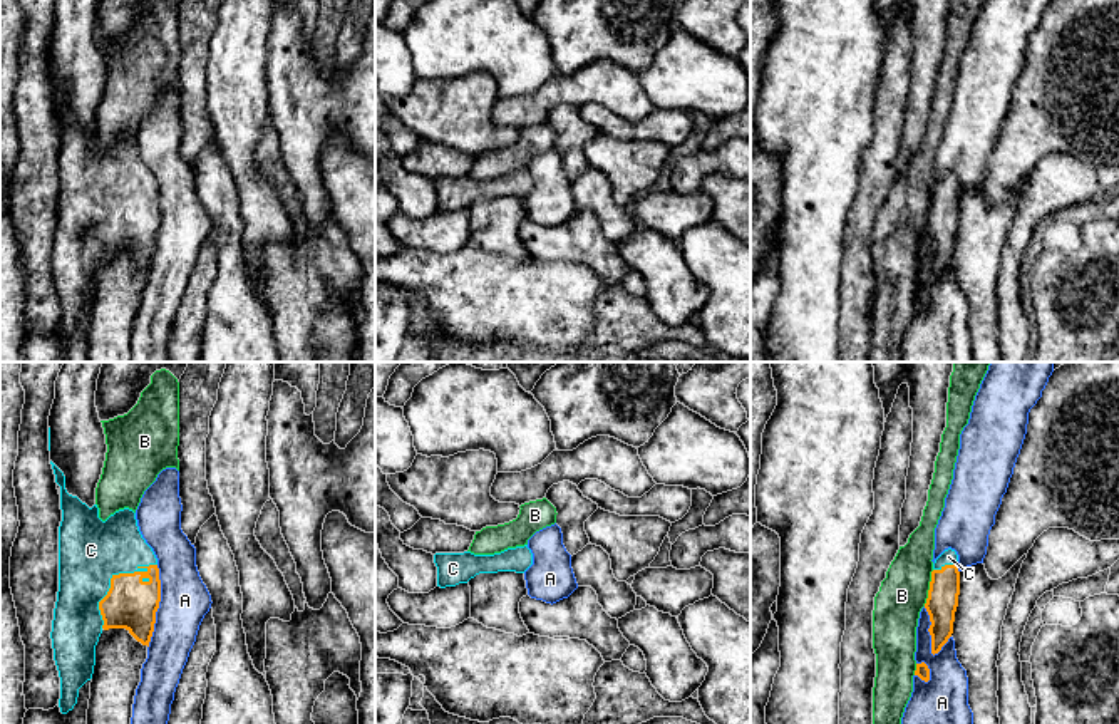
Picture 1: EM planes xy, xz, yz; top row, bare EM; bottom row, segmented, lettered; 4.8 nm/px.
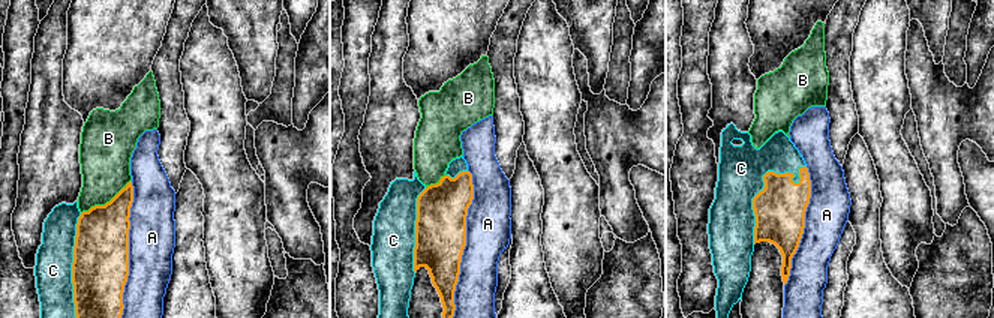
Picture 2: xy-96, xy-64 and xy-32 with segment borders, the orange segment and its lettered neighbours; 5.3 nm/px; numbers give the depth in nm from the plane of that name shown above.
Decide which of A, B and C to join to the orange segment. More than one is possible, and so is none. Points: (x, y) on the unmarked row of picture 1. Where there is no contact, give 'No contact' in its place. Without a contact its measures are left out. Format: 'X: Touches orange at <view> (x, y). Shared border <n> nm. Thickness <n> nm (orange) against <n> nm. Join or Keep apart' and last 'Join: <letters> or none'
A: Touches orange at xy (158, 232). Shared border 400 nm. Thickness 240 nm (orange) against 240 nm. Keep apart
B: Touches orange at yz (930, 213). Shared border 180 nm. Thickness 150 nm (orange) against 220 nm. Keep apart
C: Touches orange at xy (111, 205). Shared border 420 nm. Thickness 240 nm (orange) against 300 nm. Join
Join: C

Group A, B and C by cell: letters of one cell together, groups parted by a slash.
A / B / C

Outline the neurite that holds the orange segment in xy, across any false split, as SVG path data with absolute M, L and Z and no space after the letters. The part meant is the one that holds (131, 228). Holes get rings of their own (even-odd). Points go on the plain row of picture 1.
M50 85L55 107L60 111L62 146L59 151L59 216L52 245L52 273L54 285L60 302L59 332L62 339L74 334L79 313L92 303L95 290L95 270L104 255L126 253L137 266L149 272L156 236L161 226L161 204L157 183L152 173L142 163L136 137L129 132L119 134L106 146L99 142L99 132L89 132L77 121L65 114L64 97Z

